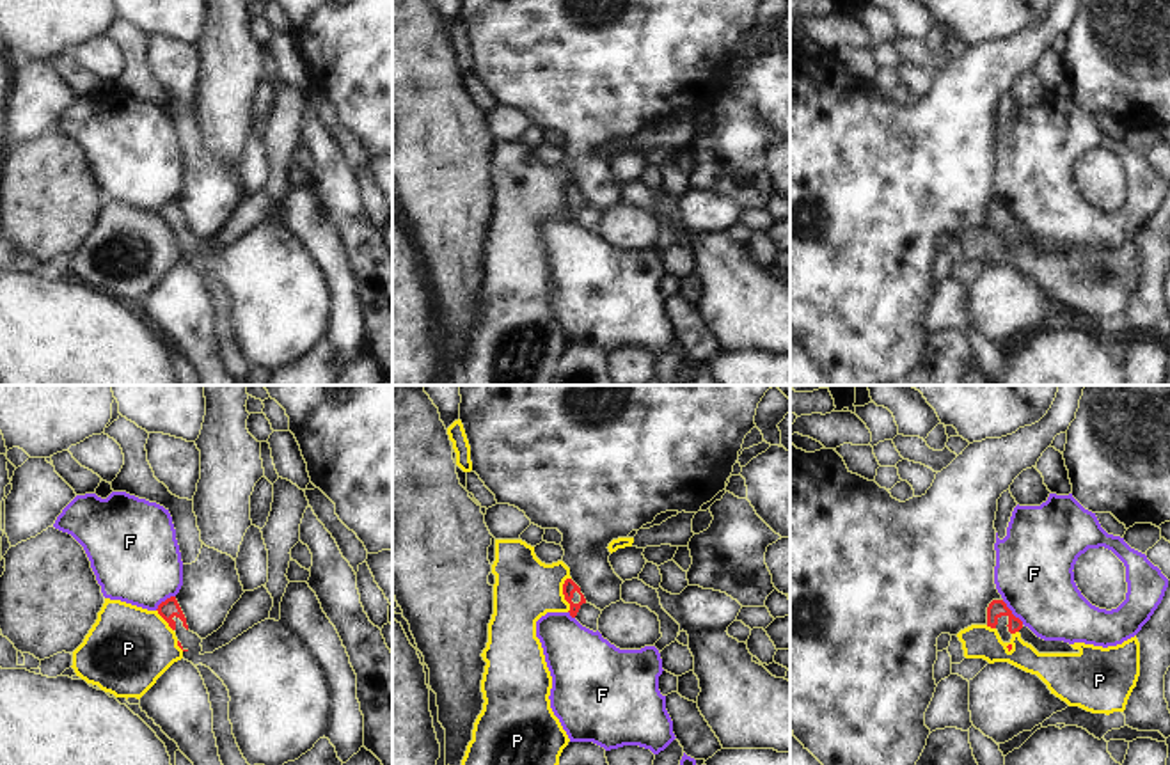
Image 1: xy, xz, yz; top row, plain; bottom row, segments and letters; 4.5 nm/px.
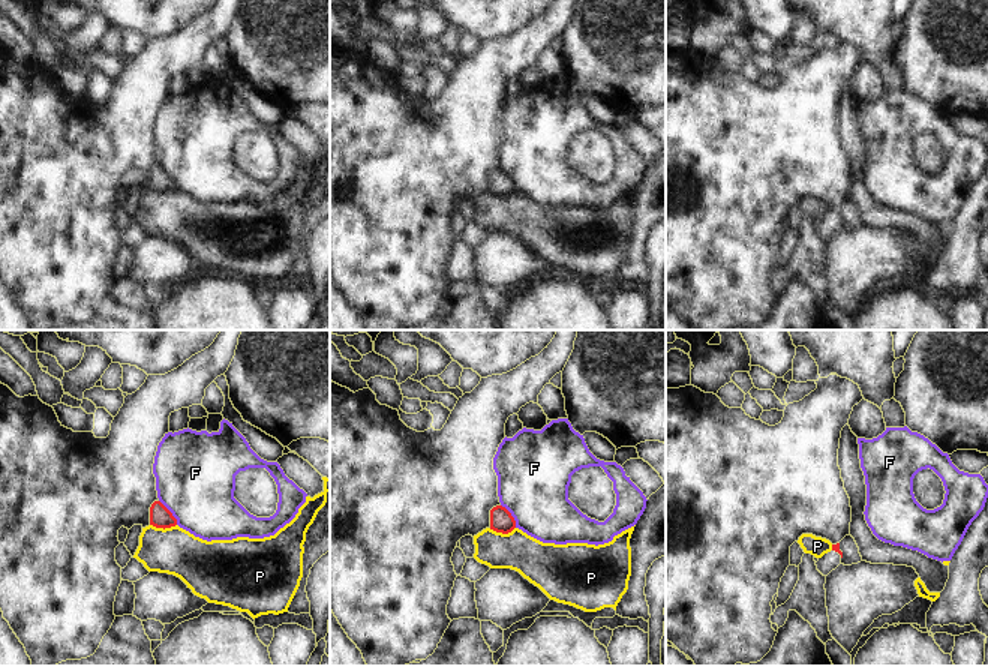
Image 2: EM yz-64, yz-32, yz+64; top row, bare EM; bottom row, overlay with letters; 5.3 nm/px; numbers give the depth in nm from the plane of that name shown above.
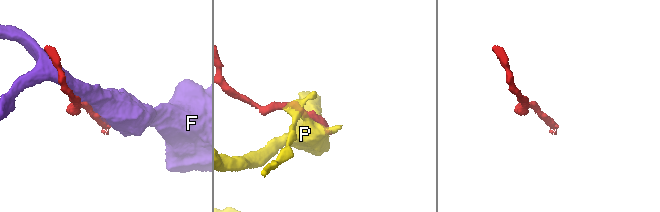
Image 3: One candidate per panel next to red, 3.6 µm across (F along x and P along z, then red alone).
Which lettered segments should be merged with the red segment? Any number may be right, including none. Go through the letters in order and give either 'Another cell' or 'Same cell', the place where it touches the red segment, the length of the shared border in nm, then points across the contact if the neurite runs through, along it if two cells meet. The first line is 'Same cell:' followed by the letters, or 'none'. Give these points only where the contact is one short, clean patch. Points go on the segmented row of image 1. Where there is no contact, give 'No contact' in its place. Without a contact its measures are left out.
Same cell: none
F: Another cell. Touches red at yz (1011, 613). Shared border 150 nm
P: Another cell. Touches red at xz (563, 593). Shared border 160 nm

